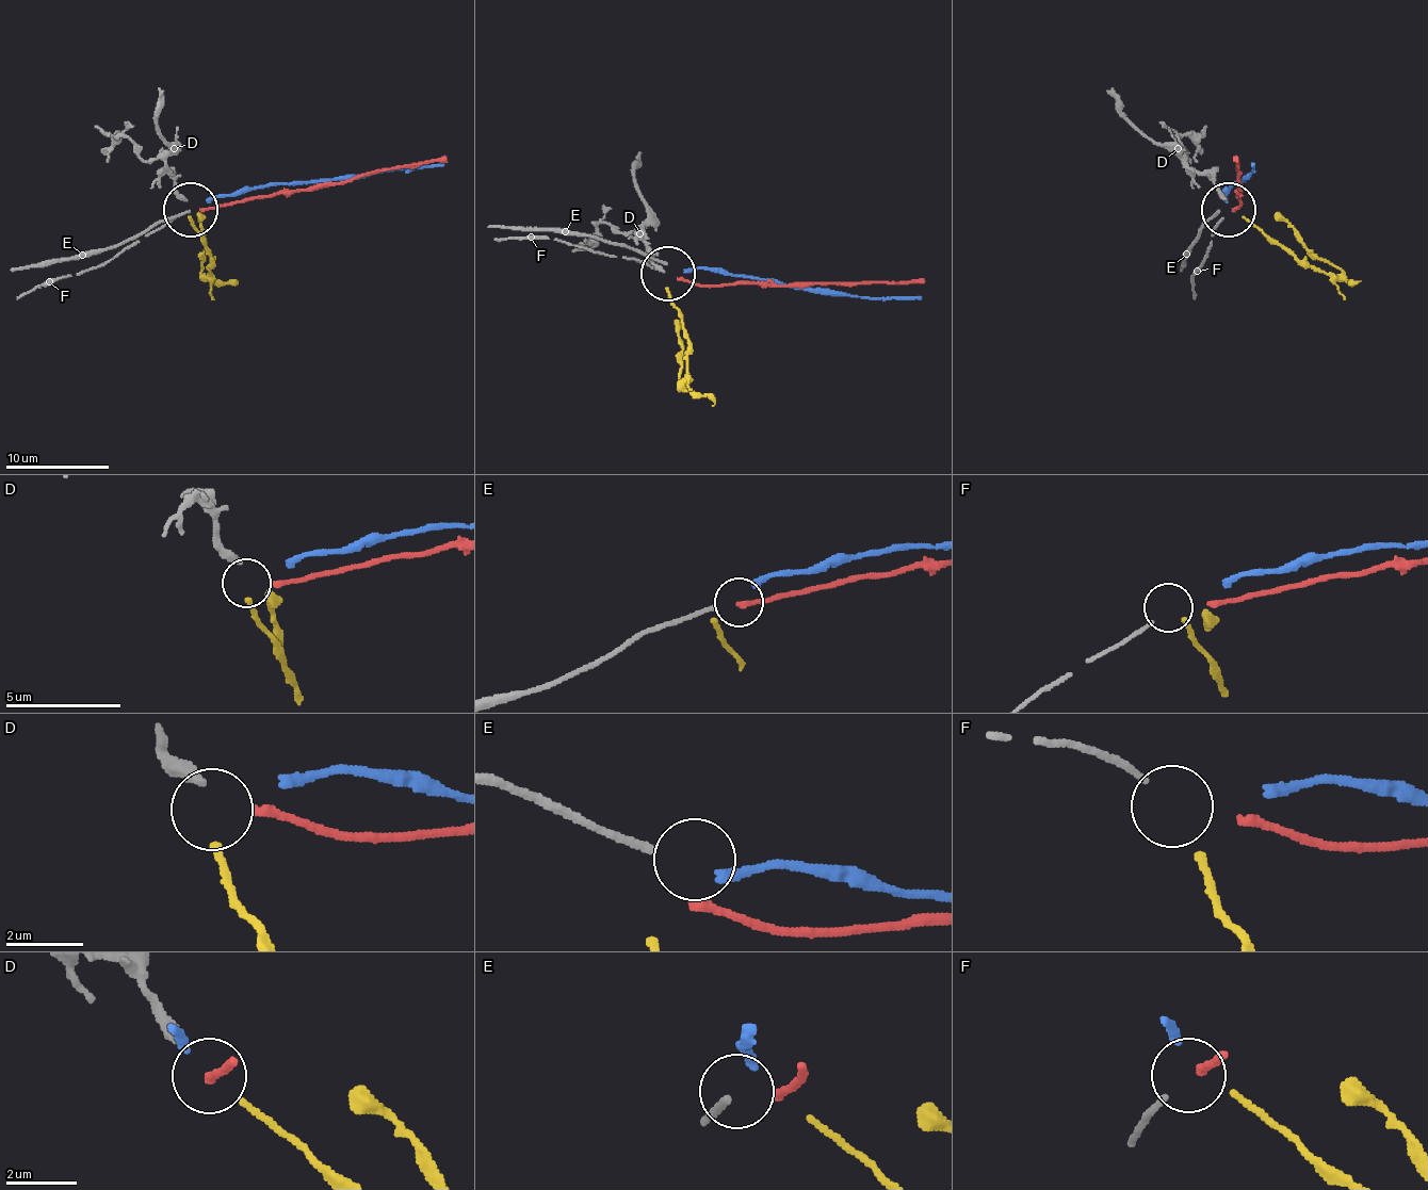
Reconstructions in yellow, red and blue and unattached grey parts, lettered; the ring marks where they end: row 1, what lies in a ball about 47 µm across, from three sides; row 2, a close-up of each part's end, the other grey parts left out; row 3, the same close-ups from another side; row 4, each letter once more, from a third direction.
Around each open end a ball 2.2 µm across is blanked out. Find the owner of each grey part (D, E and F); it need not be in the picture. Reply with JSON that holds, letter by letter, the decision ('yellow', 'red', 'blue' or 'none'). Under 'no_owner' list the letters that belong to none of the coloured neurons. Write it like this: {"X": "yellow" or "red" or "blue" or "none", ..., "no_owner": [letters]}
{"D": "yellow", "E": "blue", "F": "none", "no_owner": ["F"]}

